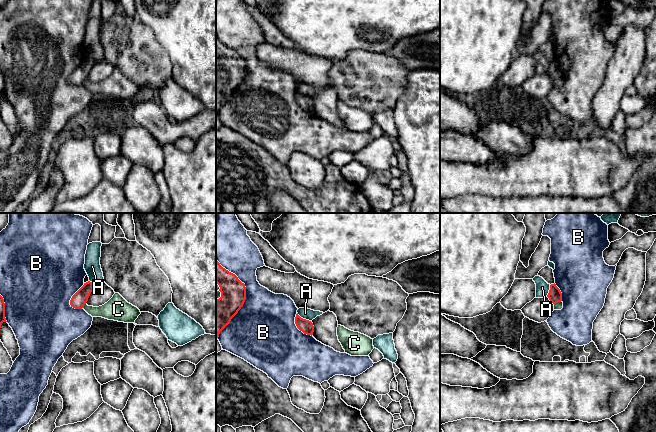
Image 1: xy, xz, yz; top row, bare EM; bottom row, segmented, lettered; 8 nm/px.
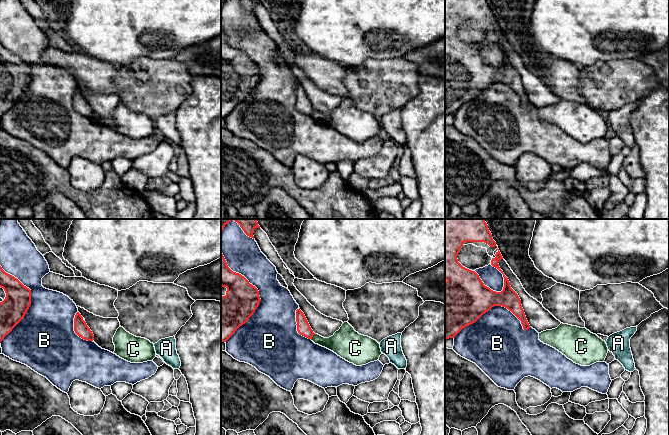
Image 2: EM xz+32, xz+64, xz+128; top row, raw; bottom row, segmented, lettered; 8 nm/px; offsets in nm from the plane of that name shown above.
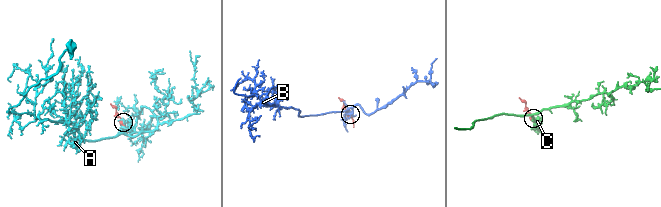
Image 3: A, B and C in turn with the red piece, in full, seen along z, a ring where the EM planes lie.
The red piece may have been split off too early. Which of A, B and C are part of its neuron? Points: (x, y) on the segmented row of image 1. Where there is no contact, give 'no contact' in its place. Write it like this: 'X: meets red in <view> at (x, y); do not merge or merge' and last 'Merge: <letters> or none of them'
A: meets red in xz at (302, 318); do not merge
B: meets red in xz at (245, 296); do not merge
C: meets red in yz at (557, 302); do not merge
Merge: none of them

